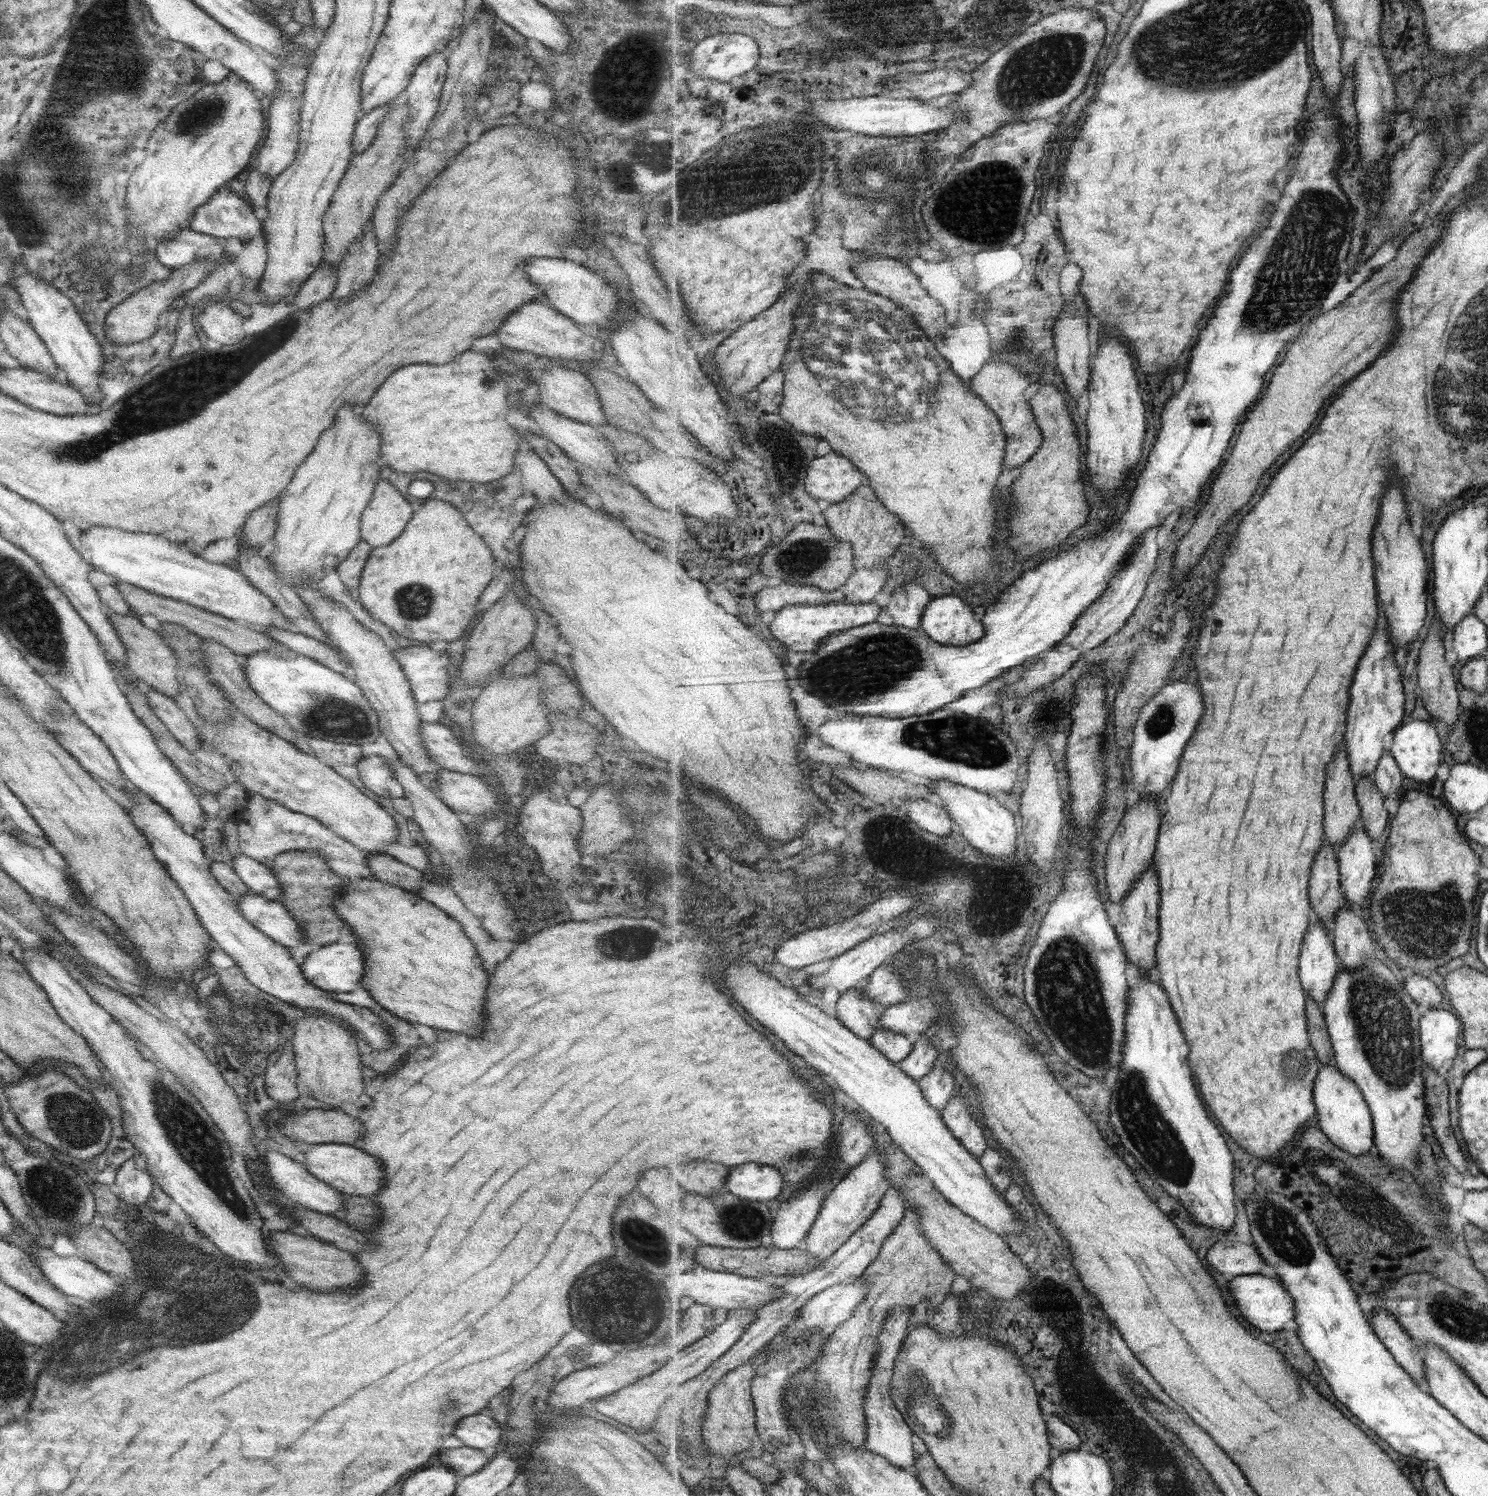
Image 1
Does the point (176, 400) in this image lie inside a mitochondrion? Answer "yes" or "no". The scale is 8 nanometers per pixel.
yes

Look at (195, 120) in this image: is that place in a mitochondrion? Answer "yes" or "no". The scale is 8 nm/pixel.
yes

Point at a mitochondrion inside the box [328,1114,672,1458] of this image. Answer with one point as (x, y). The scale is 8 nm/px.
(634, 1311)

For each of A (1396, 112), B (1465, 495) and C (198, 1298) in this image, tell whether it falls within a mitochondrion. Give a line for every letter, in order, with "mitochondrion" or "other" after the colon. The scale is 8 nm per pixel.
A: other
B: other
C: mitochondrion

